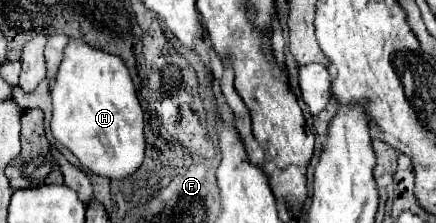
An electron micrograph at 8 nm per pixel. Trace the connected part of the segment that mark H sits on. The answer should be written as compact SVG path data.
M70 39L54 79L52 107L54 139L68 147L88 171L108 179L124 179L142 165L144 111L120 57L94 49L82 39Z

